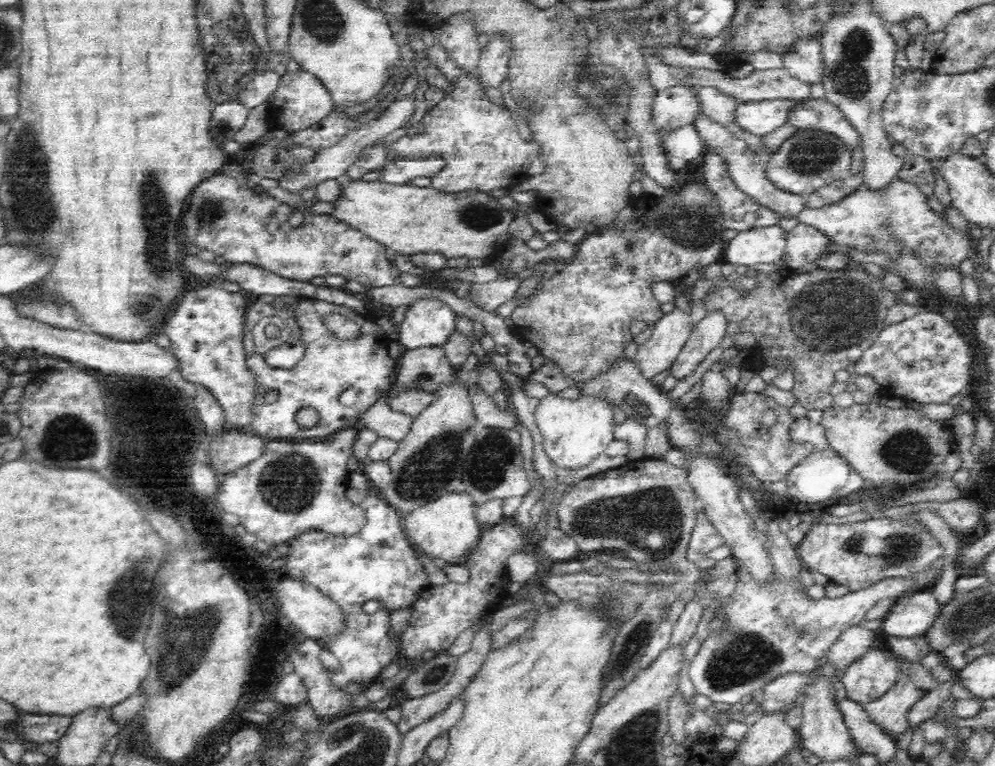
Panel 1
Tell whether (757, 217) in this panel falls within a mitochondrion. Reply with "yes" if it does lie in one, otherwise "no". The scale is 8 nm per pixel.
no

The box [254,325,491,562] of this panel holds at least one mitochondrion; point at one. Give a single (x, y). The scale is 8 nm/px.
(427, 471)

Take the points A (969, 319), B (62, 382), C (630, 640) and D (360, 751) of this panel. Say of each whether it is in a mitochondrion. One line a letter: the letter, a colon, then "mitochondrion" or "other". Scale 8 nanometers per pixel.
A: other
B: other
C: mitochondrion
D: mitochondrion

